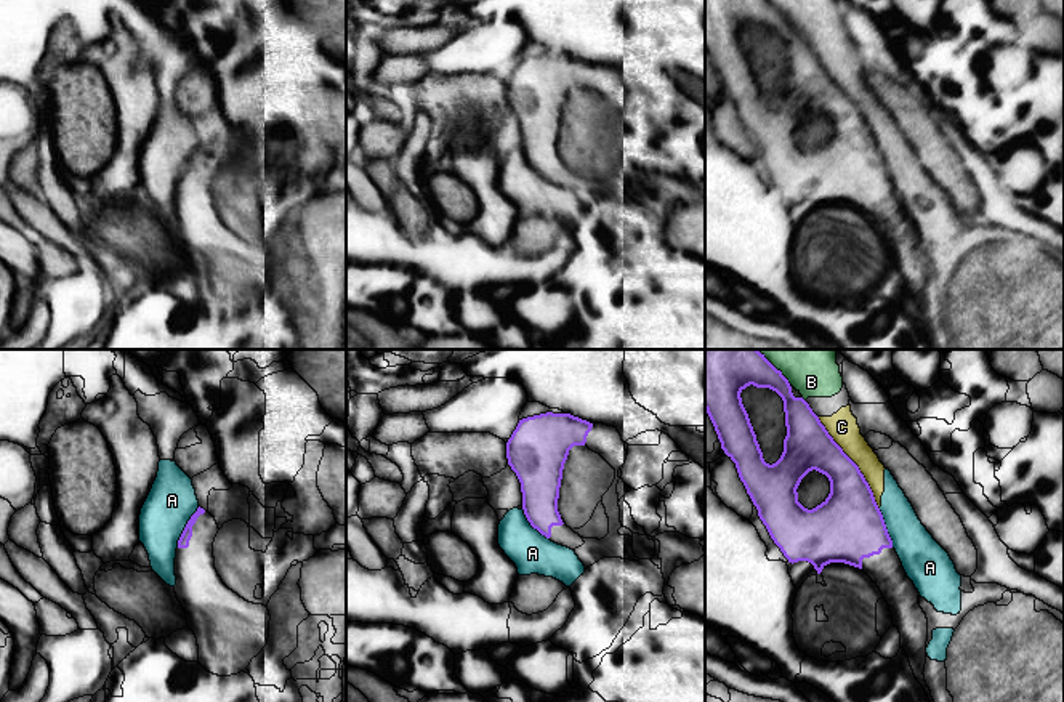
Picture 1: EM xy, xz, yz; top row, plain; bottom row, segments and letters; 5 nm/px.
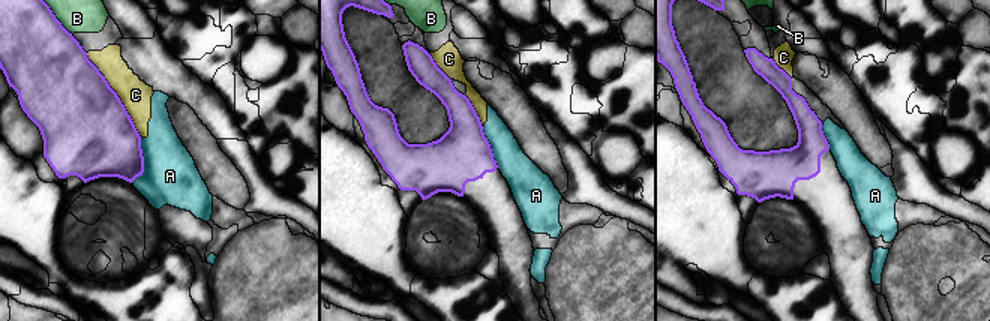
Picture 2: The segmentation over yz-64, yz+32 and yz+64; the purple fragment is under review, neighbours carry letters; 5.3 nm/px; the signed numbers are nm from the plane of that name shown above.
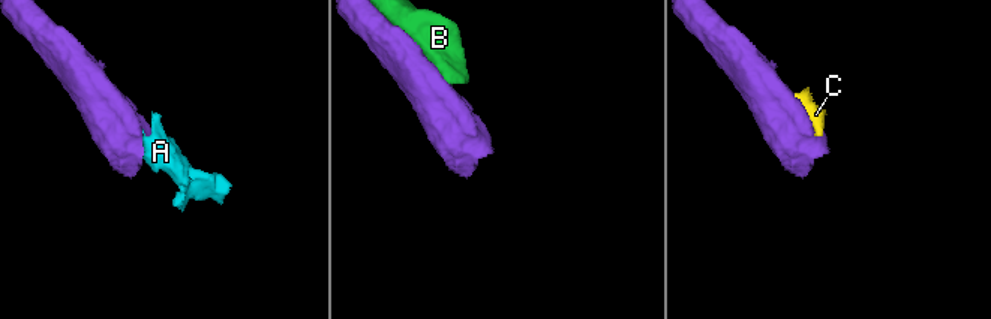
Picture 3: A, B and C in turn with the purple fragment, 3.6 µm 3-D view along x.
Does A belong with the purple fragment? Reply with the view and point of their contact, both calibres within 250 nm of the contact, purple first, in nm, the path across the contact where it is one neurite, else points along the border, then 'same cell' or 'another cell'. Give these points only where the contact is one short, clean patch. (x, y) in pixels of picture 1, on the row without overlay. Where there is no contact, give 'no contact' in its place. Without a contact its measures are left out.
xy (185, 169) | 60/240 nm | along xy (199, 148), (188, 162), (177, 188) | another cell

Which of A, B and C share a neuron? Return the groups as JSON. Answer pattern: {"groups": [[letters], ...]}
{"groups": [["A", "B", "C"]]}

